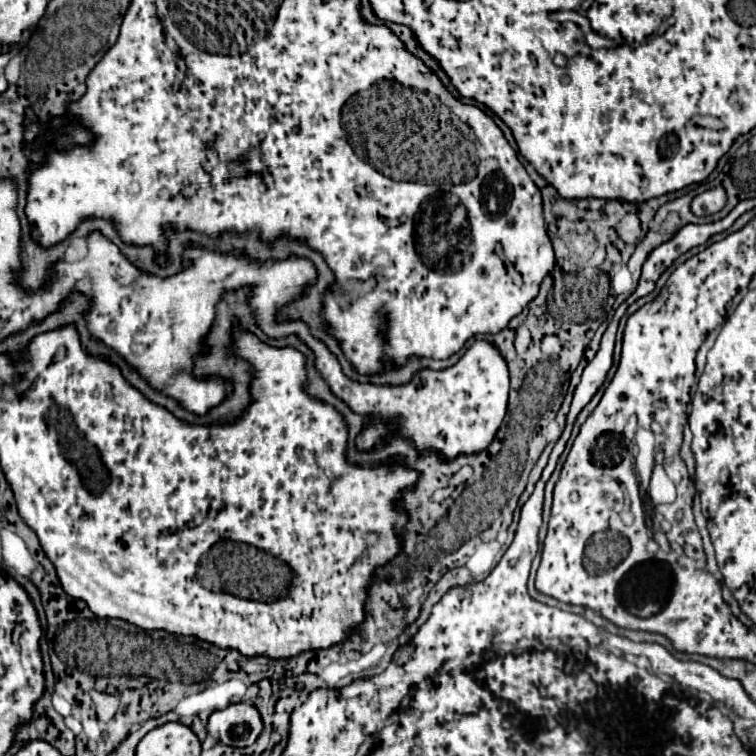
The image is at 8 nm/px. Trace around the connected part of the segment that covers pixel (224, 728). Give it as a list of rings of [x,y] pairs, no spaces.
[[[233,703],[227,709],[211,713],[207,731],[225,745],[247,747],[261,735],[263,721],[253,705]]]

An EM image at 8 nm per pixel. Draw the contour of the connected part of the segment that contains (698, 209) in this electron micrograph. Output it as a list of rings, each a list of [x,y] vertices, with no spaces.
[[[713,187],[713,189],[707,189],[707,191],[703,191],[703,193],[699,193],[699,195],[693,197],[691,211],[695,215],[699,215],[699,217],[701,215],[713,215],[713,213],[717,213],[717,211],[723,209],[725,201],[727,201],[725,189],[723,187]]]

